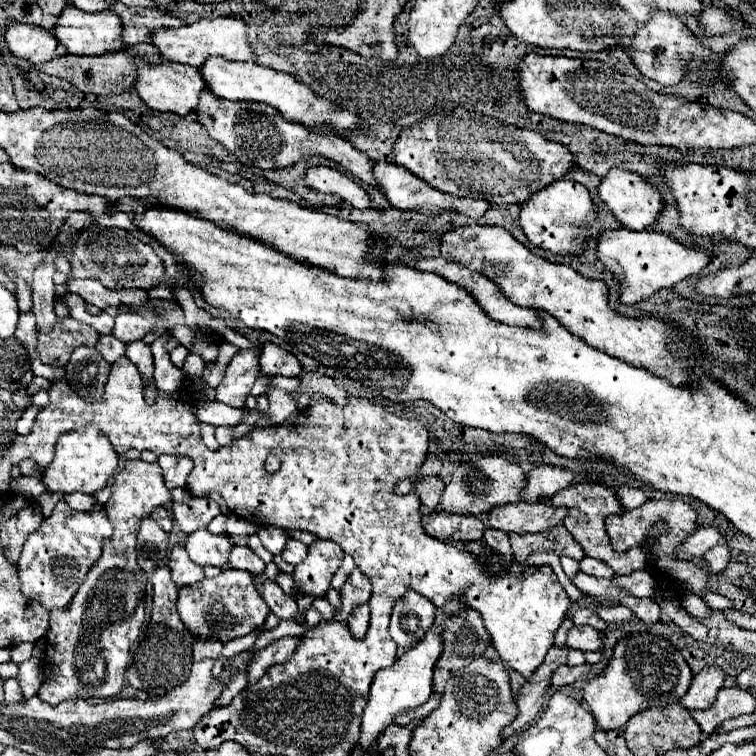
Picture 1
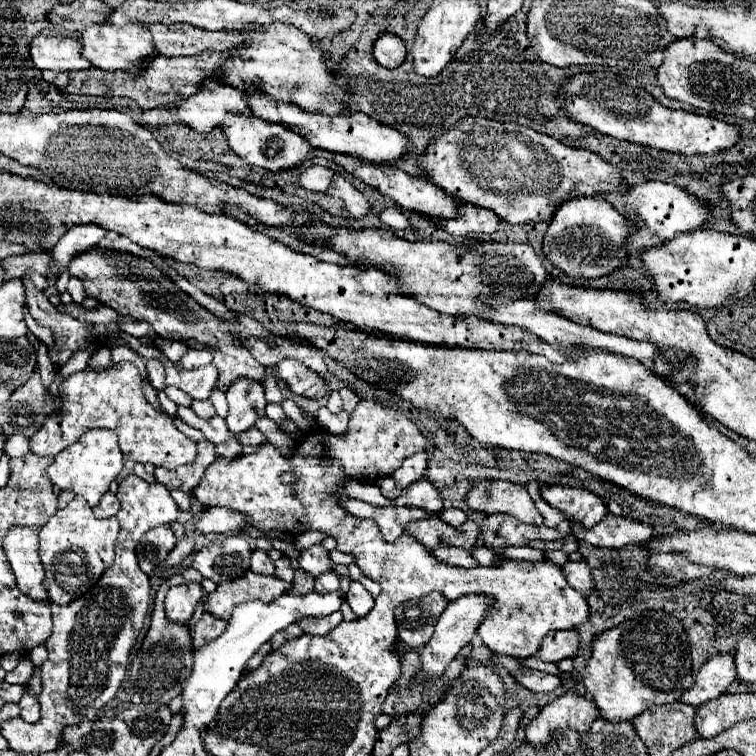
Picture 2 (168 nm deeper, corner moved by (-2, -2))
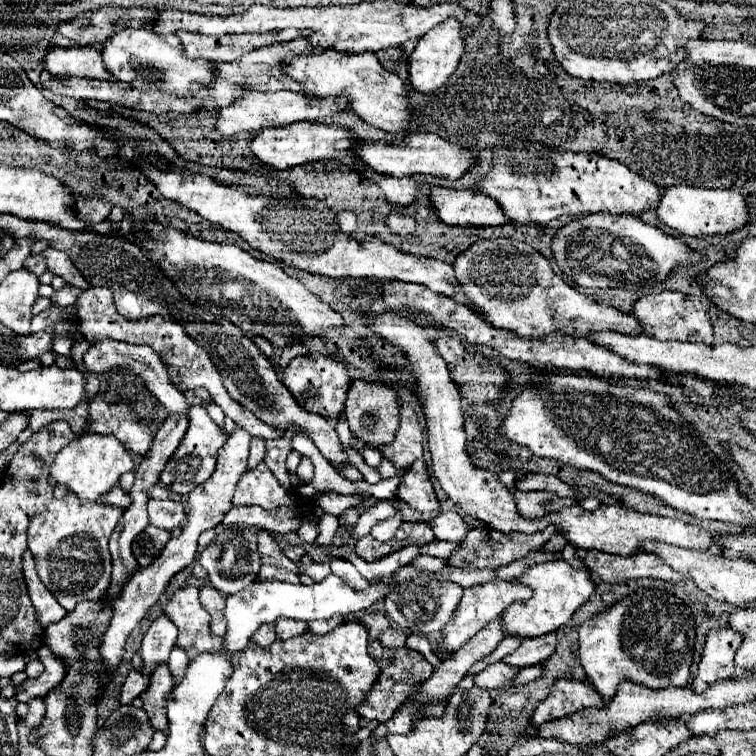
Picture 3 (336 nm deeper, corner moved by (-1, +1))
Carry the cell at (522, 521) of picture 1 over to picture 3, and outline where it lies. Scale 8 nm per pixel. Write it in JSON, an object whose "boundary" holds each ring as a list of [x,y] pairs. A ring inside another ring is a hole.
{"boundary":[[[477,526],[473,530],[469,530],[467,538],[459,544],[461,550],[457,554],[453,554],[449,560],[455,568],[467,568],[467,570],[477,570],[477,568],[499,568],[505,566],[513,560],[525,558],[529,552],[533,550],[541,550],[541,546],[557,532],[557,526],[547,526],[545,530],[539,530],[535,534],[523,534],[523,532],[499,532],[491,526]]]}

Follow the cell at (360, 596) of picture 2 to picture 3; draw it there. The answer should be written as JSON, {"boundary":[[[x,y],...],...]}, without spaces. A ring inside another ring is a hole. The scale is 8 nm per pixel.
{"boundary":[[[333,558],[331,560],[331,572],[341,576],[353,590],[367,590],[371,586],[371,582],[367,578],[363,578],[357,572],[357,568],[349,560],[345,560],[345,558]]]}

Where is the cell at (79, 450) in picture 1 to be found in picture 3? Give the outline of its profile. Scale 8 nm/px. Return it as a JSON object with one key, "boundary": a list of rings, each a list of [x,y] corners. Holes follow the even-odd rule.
{"boundary":[[[83,434],[79,438],[75,438],[69,446],[65,446],[53,460],[51,464],[51,476],[63,484],[69,492],[77,494],[79,500],[89,502],[89,500],[97,500],[101,494],[105,494],[107,490],[111,490],[119,476],[129,472],[133,468],[133,460],[129,450],[125,450],[125,446],[121,446],[121,442],[117,442],[117,438],[113,436],[105,436],[105,434]]]}

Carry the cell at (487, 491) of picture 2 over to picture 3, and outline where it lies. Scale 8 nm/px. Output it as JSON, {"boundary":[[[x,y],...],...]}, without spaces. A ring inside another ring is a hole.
{"boundary":[[[515,490],[513,496],[515,496],[515,504],[517,504],[519,514],[523,518],[529,518],[529,520],[543,518],[551,512],[557,512],[561,508],[575,504],[575,500],[559,498],[553,492],[521,492],[521,490]]]}

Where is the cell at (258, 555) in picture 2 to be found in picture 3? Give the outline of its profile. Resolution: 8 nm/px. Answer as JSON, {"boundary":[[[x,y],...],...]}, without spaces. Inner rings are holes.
{"boundary":[[[259,532],[257,534],[257,540],[259,540],[259,556],[261,556],[261,562],[263,564],[269,564],[269,566],[279,566],[279,568],[287,568],[291,572],[297,572],[297,564],[291,562],[281,546],[273,540],[273,536],[269,532]]]}

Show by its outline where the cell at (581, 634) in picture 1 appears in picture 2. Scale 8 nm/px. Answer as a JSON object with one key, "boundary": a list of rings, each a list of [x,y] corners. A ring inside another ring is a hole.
{"boundary":[[[574,629],[554,631],[542,639],[542,645],[534,657],[544,663],[558,663],[562,659],[574,657],[578,653],[578,645],[580,645],[580,637]]]}

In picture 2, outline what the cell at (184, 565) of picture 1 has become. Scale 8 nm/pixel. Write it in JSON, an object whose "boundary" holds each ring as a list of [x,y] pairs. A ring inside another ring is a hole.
{"boundary":[[[196,583],[170,587],[166,593],[166,599],[164,599],[166,617],[178,625],[186,625],[190,621],[200,597],[202,597],[202,587]]]}

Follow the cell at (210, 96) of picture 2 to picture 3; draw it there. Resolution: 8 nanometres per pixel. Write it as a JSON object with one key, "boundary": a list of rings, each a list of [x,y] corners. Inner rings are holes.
{"boundary":[[[249,90],[235,98],[233,104],[227,108],[219,108],[217,120],[215,120],[215,130],[223,136],[233,136],[239,132],[255,132],[261,126],[287,126],[299,120],[317,120],[321,116],[333,116],[337,112],[343,112],[345,108],[341,102],[333,98],[305,98],[303,94],[297,92],[255,92]]]}

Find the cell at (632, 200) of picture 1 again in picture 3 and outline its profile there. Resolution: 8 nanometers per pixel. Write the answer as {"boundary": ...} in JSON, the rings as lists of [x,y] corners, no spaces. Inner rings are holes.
{"boundary":[[[669,186],[661,192],[661,202],[655,208],[657,218],[687,236],[715,236],[727,234],[735,228],[741,228],[747,216],[747,204],[737,190],[707,190],[707,188],[693,188],[693,186]]]}

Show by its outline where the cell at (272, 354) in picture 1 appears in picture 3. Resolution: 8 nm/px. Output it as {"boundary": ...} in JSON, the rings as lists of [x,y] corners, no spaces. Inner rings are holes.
{"boundary":[[[307,354],[307,356],[297,356],[289,362],[289,366],[283,370],[283,384],[297,398],[297,402],[307,410],[317,412],[323,418],[337,418],[339,412],[345,408],[345,396],[351,378],[347,376],[345,366],[333,360],[331,356]]]}

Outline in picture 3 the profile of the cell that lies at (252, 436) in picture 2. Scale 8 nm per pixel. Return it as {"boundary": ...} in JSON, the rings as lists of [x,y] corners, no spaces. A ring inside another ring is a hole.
{"boundary":[[[253,437],[250,445],[250,456],[246,470],[255,468],[257,462],[263,461],[265,455],[265,440],[260,437]]]}

